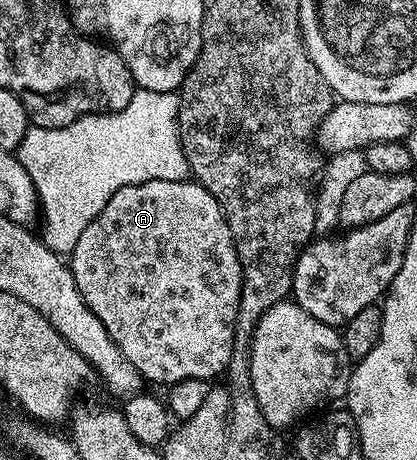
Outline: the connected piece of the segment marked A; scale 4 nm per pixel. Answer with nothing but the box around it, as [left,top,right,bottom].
[67,179,241,385]

